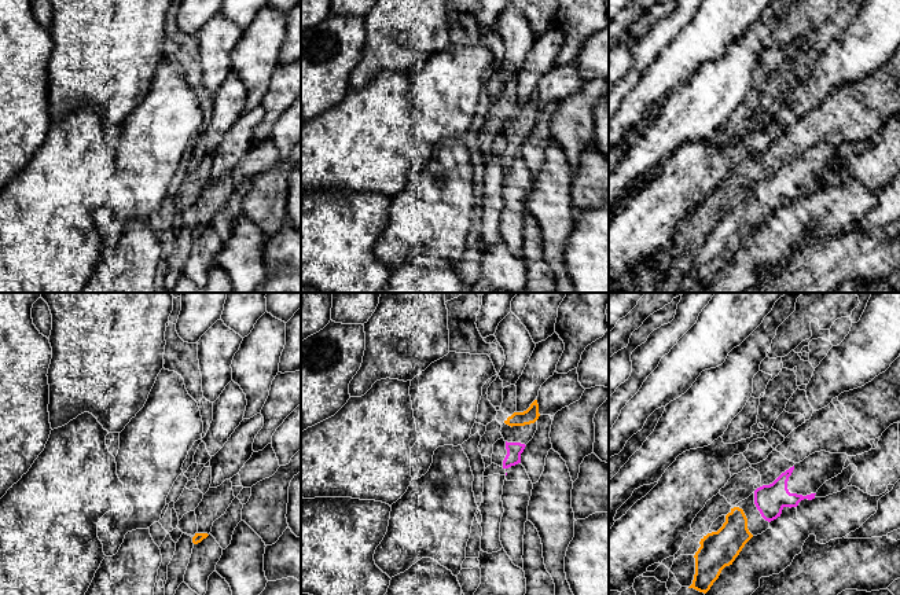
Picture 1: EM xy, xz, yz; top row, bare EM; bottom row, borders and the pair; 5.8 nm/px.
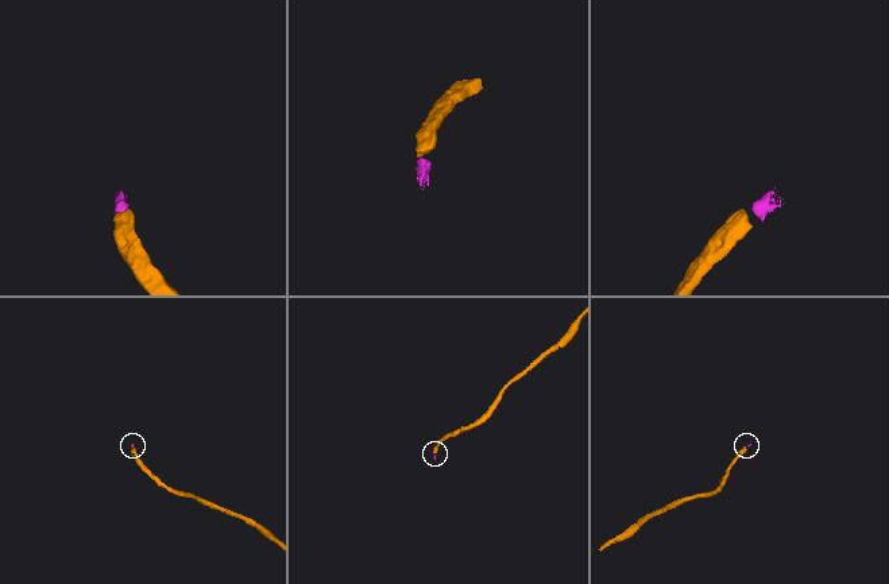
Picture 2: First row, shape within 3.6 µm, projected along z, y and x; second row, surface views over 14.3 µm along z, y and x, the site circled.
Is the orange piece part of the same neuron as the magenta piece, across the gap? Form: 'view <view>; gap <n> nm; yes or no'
view yz; gap 80 nm; yes

